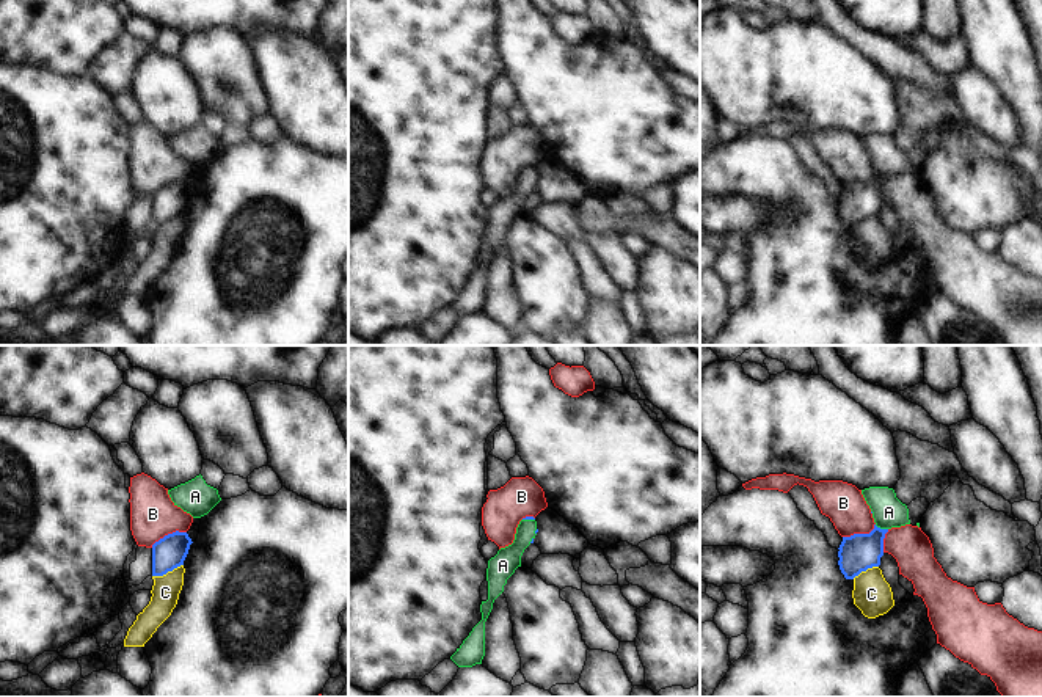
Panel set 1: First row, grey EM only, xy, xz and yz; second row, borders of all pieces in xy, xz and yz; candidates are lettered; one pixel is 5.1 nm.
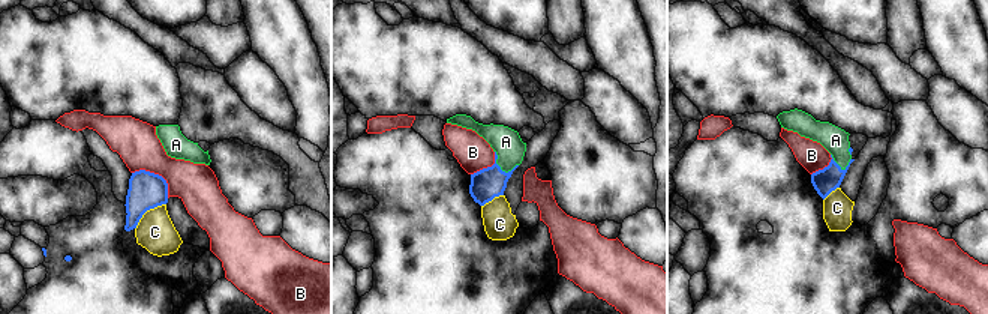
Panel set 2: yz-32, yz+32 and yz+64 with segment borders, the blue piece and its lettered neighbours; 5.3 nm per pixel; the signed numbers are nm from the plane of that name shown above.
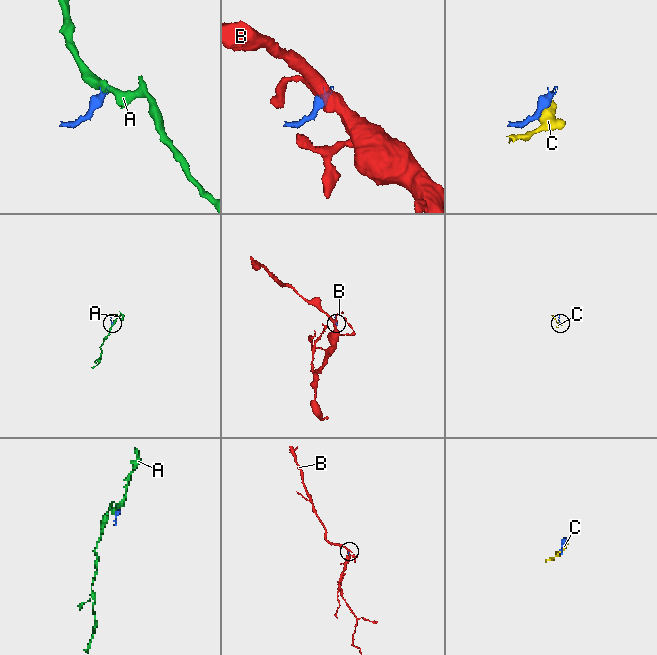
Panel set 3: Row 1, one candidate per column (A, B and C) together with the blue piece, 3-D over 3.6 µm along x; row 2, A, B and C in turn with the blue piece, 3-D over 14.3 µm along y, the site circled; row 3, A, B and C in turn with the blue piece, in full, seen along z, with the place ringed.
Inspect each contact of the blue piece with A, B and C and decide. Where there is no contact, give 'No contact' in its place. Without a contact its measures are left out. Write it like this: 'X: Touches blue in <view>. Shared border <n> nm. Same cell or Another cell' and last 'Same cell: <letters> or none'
A: Touches blue in yz. Shared border 80 nm. Same cell
B: Touches blue in xy. Shared border 200 nm. Another cell
C: Touches blue in xy. Shared border 170 nm. Another cell
Same cell: A

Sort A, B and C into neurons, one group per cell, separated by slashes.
A / B / C

